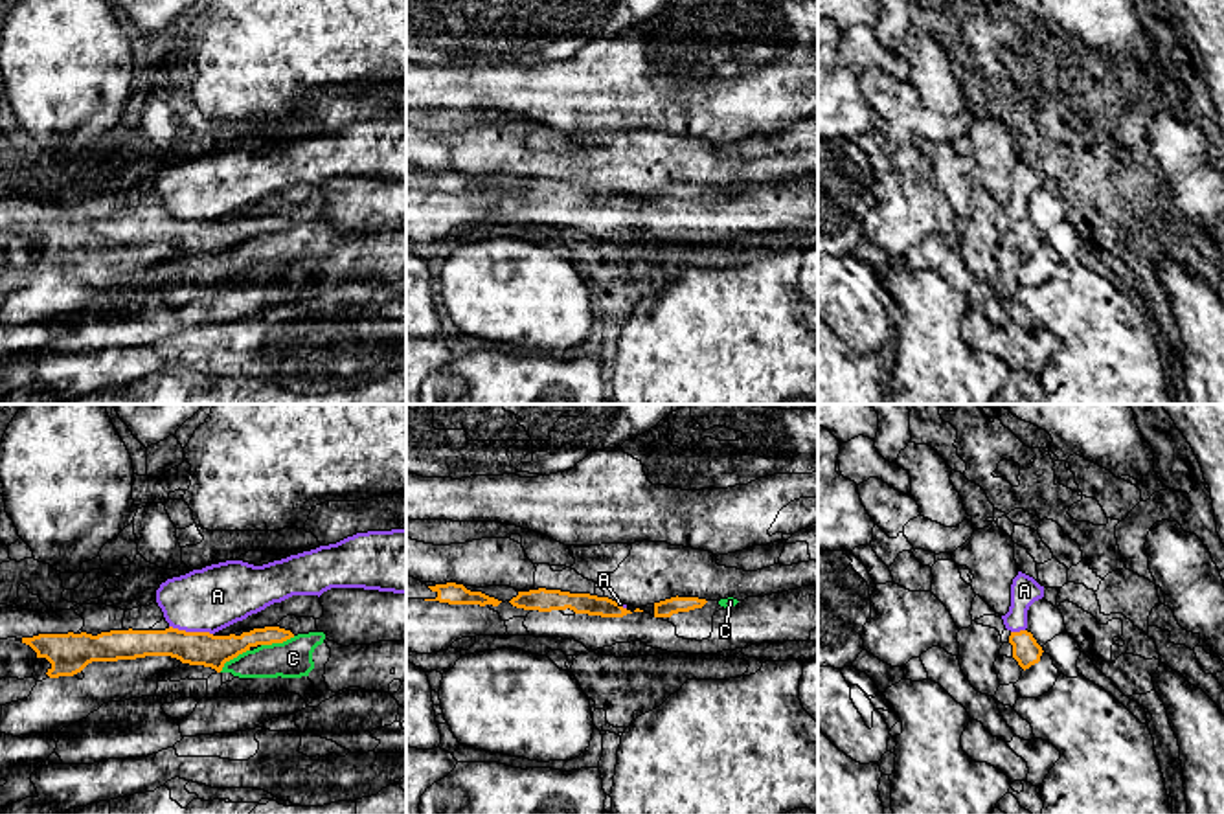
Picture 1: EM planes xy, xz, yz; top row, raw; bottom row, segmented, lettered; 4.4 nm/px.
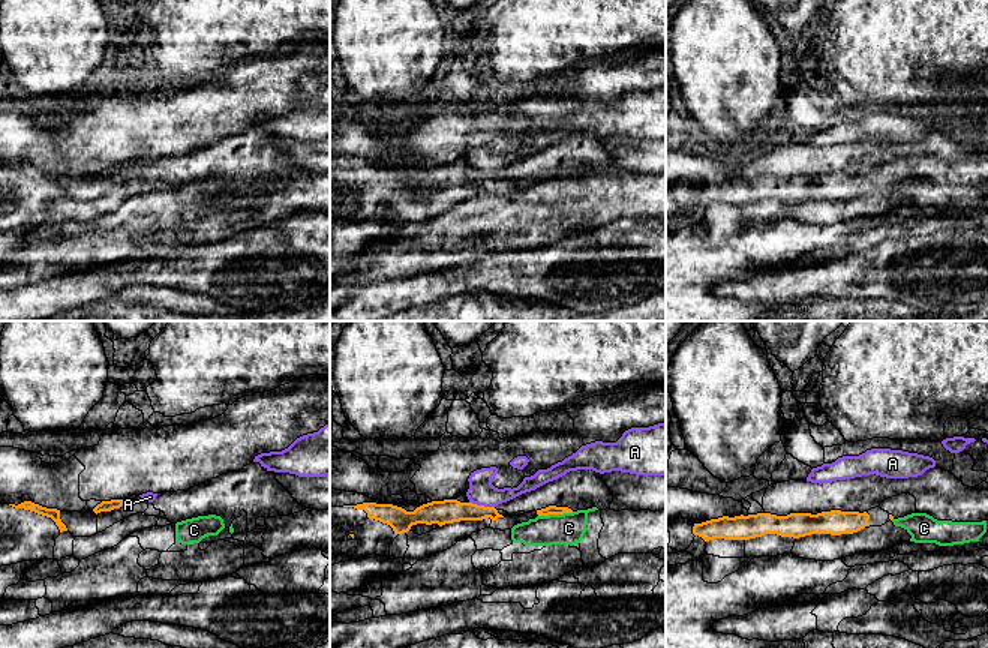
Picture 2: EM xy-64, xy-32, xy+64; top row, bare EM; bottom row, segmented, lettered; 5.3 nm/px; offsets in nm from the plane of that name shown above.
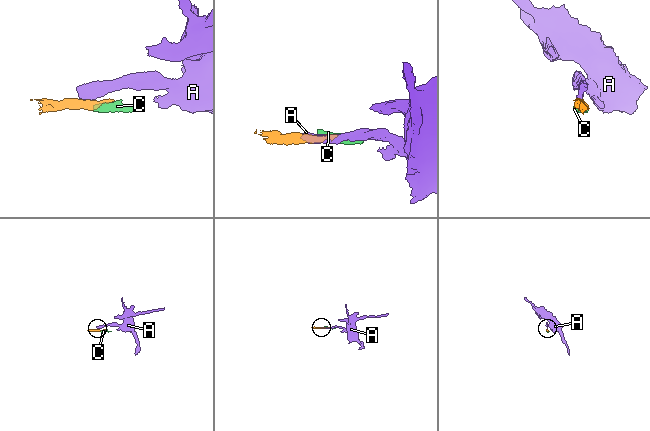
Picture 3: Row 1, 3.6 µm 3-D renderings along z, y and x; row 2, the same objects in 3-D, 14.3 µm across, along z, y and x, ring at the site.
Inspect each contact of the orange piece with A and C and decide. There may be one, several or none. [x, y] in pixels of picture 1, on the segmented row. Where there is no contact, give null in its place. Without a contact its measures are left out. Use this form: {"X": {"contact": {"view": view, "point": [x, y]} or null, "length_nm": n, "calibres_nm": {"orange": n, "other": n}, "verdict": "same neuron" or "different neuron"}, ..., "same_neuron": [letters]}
{"A": {"contact": {"view": "xy", "point": [192, 633]}, "length_nm": 200, "calibres_nm": {"orange": 140, "other": 280}, "verdict": "different neuron"}, "C": {"contact": {"view": "xy", "point": [278, 642]}, "length_nm": 160, "calibres_nm": {"orange": 120, "other": 170}, "verdict": "different neuron"}, "same_neuron": []}

